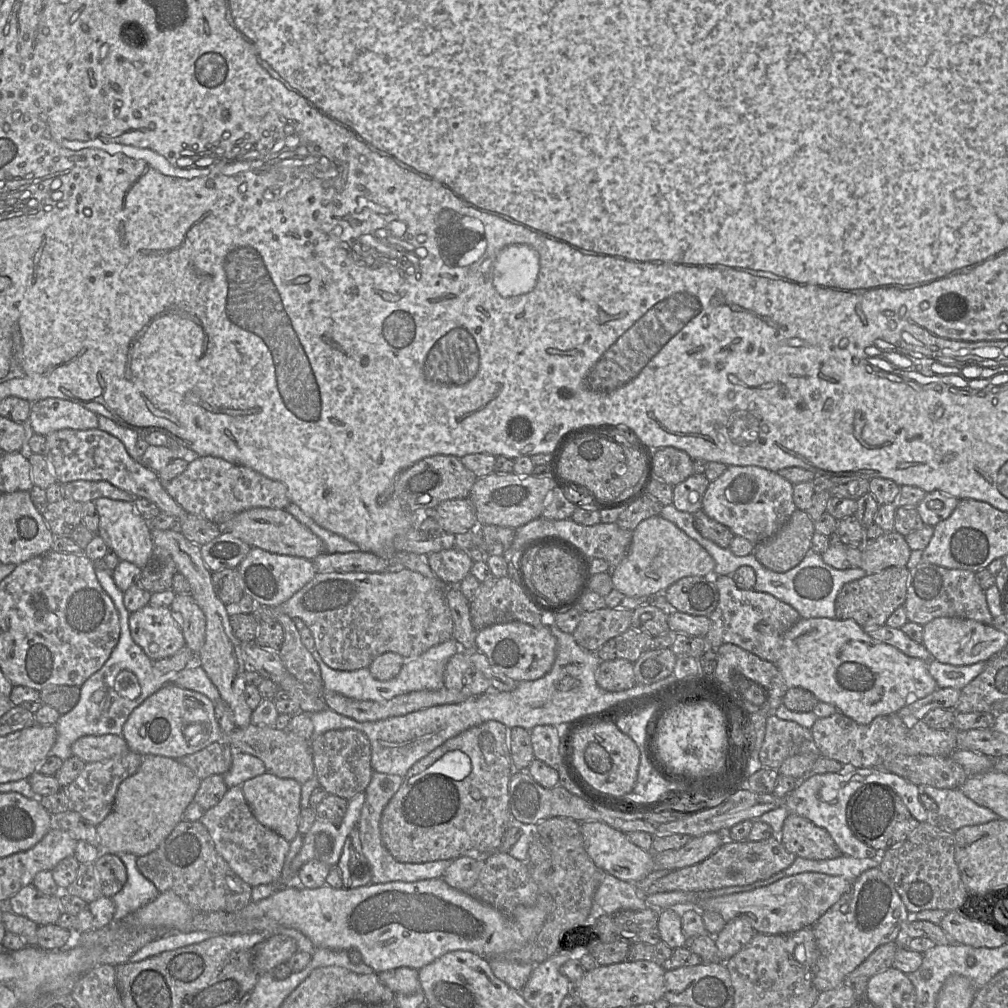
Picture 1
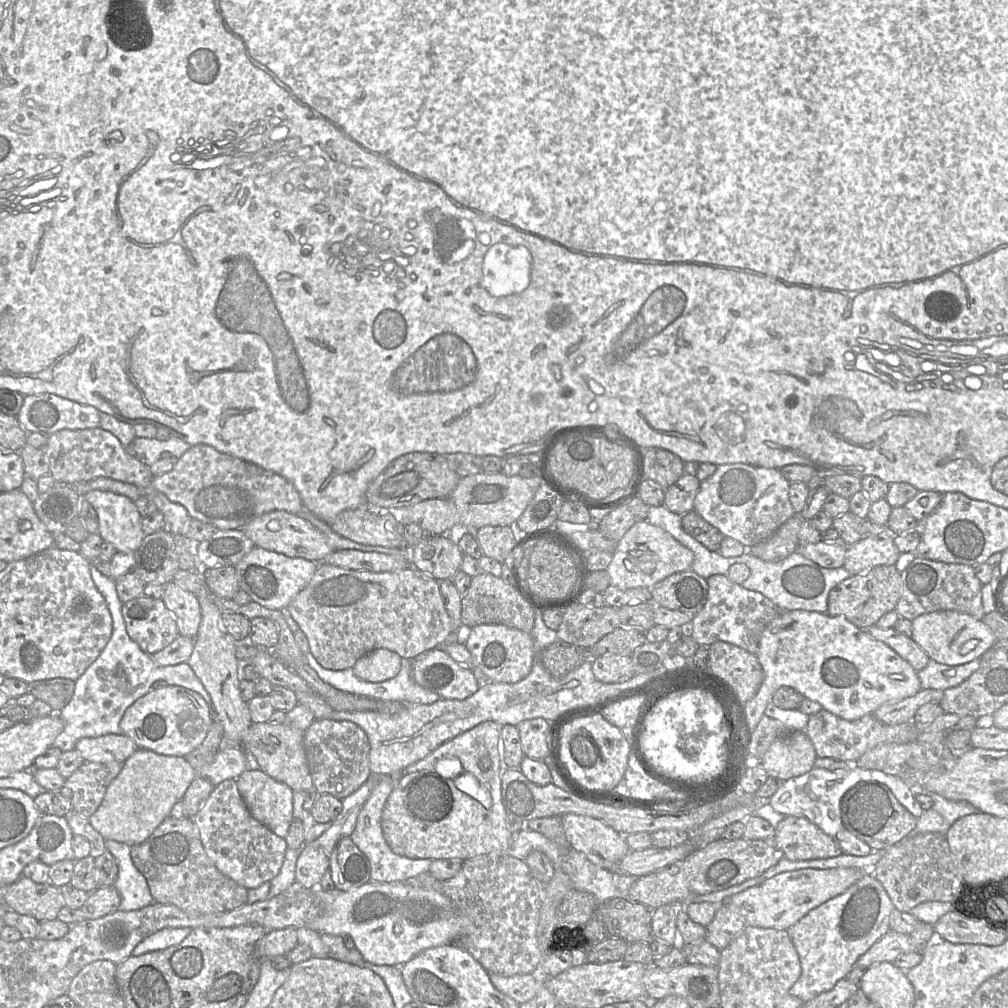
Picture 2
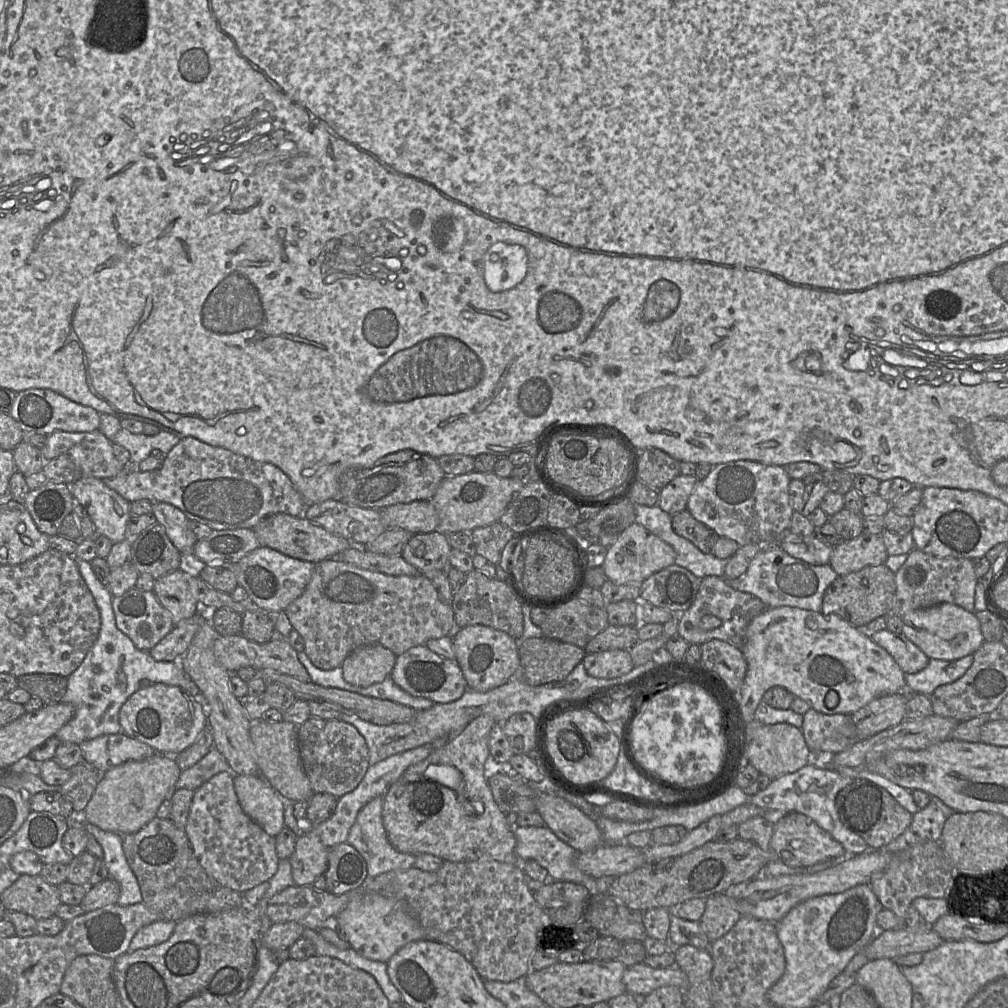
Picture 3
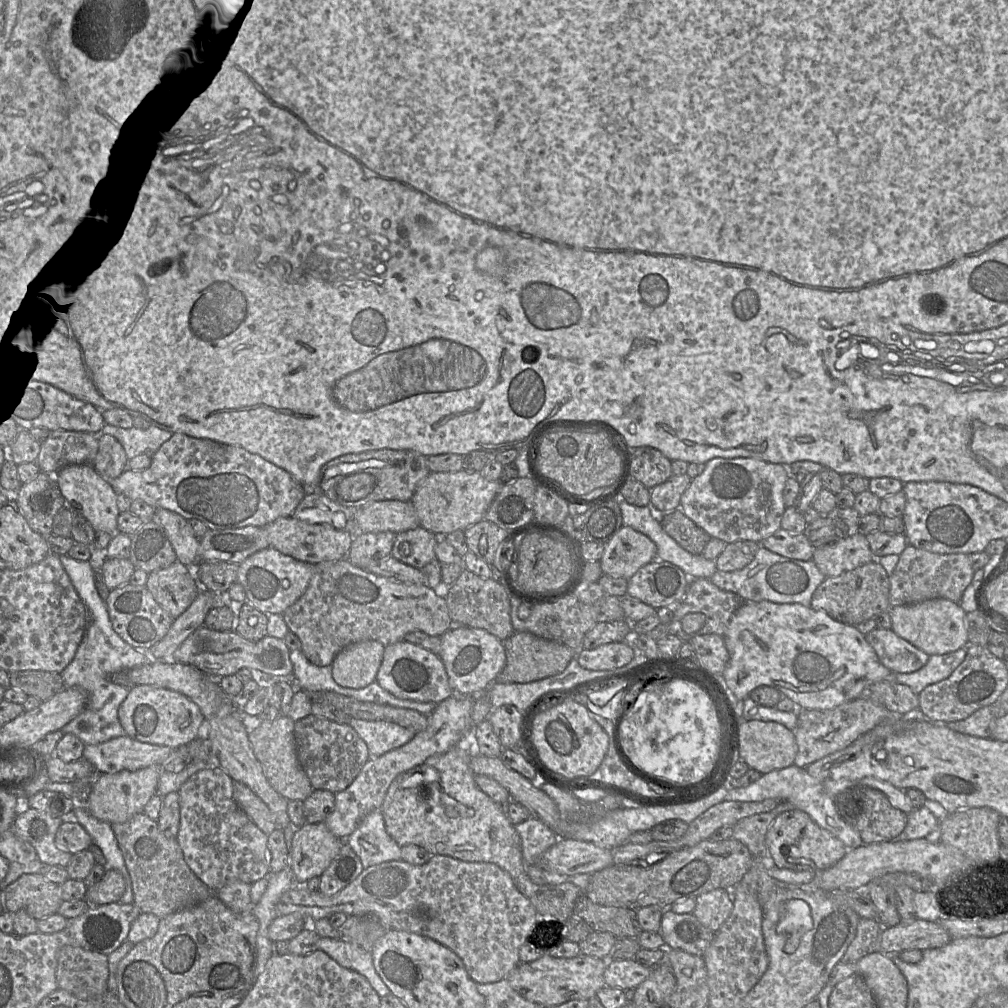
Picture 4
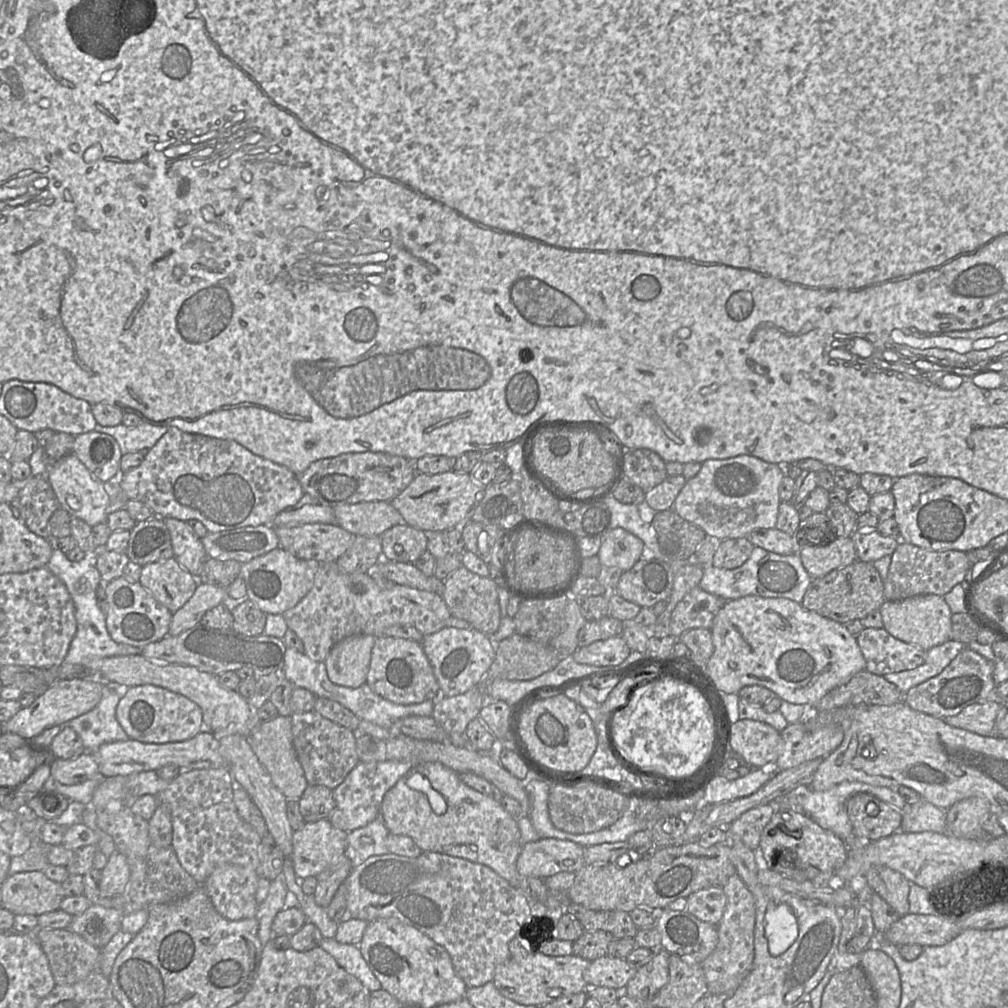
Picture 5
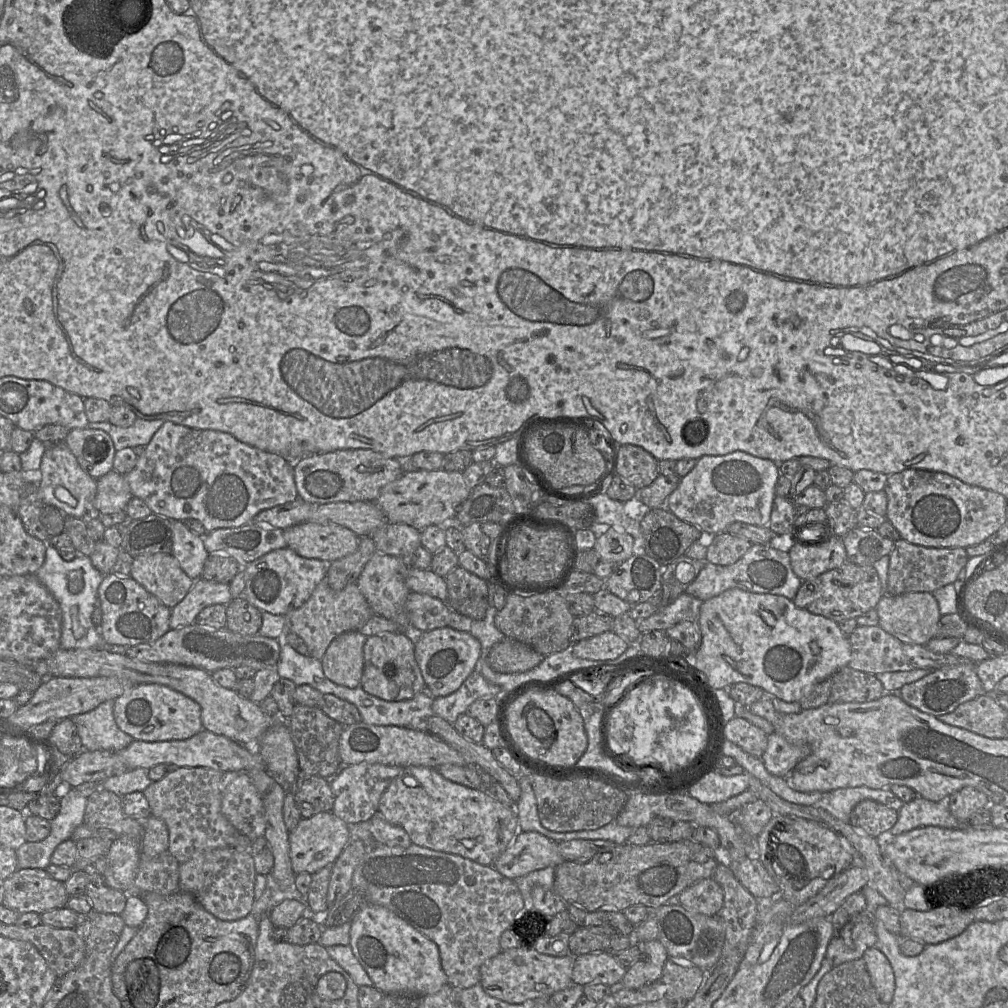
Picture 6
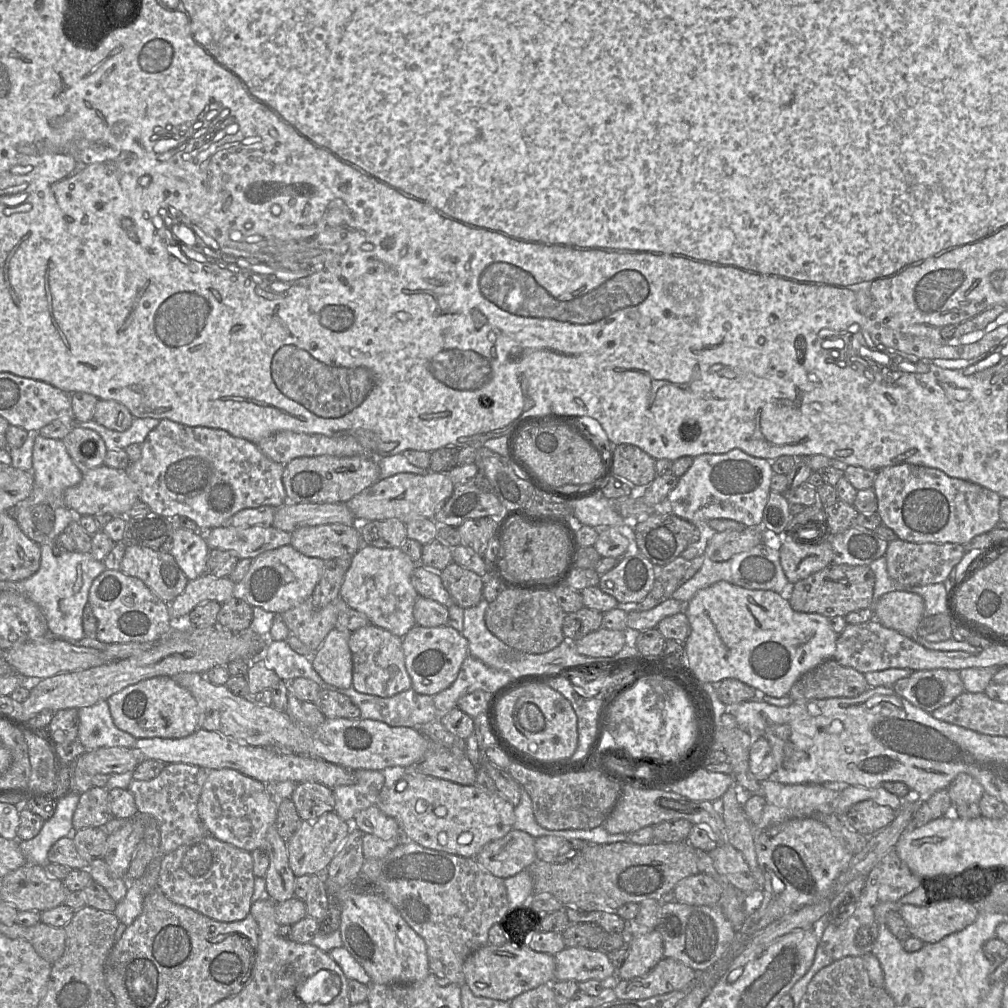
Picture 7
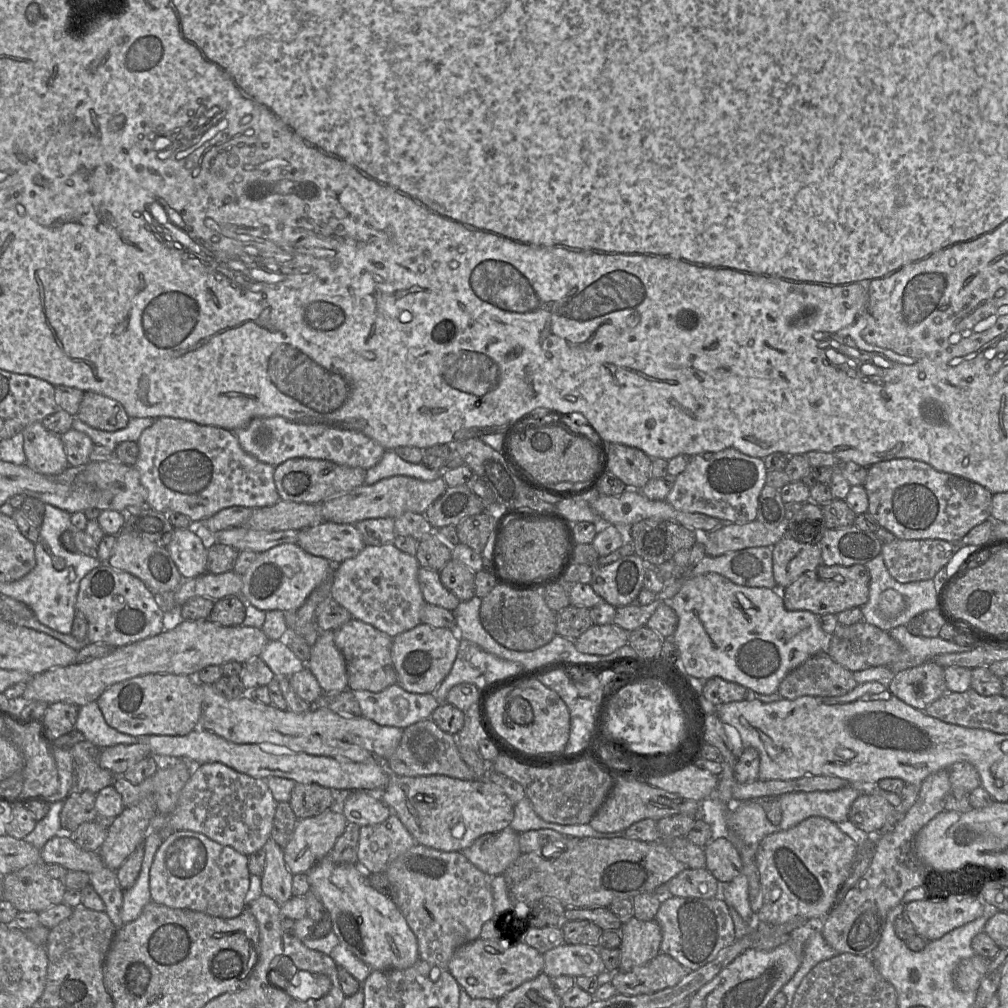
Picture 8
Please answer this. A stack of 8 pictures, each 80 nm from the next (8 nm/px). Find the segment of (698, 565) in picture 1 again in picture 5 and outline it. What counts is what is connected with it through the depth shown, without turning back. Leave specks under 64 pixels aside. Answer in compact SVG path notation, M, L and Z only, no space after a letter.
M613 528L601 541L598 556L602 566L631 569L646 553L641 539L623 528Z

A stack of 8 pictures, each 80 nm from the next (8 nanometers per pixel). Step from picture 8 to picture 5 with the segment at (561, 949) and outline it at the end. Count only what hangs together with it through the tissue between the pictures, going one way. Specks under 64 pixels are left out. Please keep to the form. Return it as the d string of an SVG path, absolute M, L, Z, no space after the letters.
M605 955L593 961L583 973L583 978L590 987L608 987L624 991L627 983L635 976L637 968L625 959Z

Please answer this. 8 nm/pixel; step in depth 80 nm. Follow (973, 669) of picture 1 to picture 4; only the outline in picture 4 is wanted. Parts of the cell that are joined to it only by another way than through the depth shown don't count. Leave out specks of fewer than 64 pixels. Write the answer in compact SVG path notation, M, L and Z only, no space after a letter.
M967 647L946 654L930 655L922 668L910 673L893 673L893 680L919 694L928 685L948 678L965 659Z

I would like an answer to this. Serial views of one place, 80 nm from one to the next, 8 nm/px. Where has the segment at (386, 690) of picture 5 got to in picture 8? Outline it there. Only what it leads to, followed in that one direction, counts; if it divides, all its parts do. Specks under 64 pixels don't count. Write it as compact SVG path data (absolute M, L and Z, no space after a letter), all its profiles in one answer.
M351 619L334 631L337 648L342 652L348 675L348 689L380 692L397 684L397 673L393 665L391 648L393 637L370 624Z

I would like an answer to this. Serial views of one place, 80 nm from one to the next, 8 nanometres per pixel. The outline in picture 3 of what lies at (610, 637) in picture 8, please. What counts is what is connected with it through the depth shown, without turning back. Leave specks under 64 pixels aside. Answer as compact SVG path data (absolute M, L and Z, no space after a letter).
M622 649L586 654L582 662L589 675L602 679L618 678L635 667L629 650Z

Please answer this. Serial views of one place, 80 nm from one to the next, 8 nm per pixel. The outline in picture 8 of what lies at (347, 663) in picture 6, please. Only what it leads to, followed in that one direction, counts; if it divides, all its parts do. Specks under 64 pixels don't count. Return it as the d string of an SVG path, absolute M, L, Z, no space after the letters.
M321 631L316 643L311 646L310 659L306 667L316 677L323 692L341 692L348 689L348 675L345 658L335 645L334 631Z

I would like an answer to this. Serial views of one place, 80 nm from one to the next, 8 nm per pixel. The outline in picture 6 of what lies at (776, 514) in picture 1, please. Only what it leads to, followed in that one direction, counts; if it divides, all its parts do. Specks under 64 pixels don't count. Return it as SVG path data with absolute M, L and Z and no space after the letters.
M745 451L703 455L697 459L694 468L680 479L665 507L679 519L715 535L725 532L734 522L768 527L779 476L774 460Z

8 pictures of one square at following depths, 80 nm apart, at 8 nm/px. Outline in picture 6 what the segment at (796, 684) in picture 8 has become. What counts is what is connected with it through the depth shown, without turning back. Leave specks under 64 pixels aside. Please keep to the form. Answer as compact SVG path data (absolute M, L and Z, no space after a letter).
M842 667L817 682L800 701L802 709L817 708L840 702L869 702L890 693L872 673Z

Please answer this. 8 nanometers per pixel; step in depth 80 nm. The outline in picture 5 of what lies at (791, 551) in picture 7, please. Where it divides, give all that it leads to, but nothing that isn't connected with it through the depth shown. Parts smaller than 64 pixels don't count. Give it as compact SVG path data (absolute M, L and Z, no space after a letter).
M832 537L820 545L801 543L798 555L812 579L858 560L851 537Z

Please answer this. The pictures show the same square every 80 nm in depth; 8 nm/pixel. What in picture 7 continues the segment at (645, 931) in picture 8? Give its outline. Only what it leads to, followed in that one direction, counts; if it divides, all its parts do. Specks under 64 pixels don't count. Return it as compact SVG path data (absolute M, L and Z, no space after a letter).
M657 929L634 932L627 938L628 955L617 970L617 977L629 980L641 977L652 970L664 958L664 945Z

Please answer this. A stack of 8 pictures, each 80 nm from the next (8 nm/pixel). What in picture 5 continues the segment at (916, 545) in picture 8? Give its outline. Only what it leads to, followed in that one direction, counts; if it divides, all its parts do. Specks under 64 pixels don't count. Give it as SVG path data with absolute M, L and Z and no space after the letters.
M899 542L891 554L887 578L884 580L886 600L901 600L917 595L944 596L955 585L962 583L971 564L966 552L959 550L934 551L916 545Z

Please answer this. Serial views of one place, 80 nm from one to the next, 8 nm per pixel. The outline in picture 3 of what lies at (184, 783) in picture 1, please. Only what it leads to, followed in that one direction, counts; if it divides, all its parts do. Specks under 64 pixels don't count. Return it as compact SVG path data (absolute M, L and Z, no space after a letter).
M156 753L142 761L127 761L105 772L81 819L120 835L135 833L152 819L165 799L170 799L182 772L175 755Z

